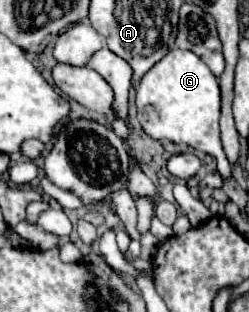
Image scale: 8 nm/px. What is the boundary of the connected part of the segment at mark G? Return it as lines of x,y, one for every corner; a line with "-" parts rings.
170,49
162,61
158,61
136,87
138,121
152,139
166,139
172,143
184,143
198,153
208,153
218,161
218,173
230,177
230,163
220,141
220,87
218,79
206,67
206,63
192,51

